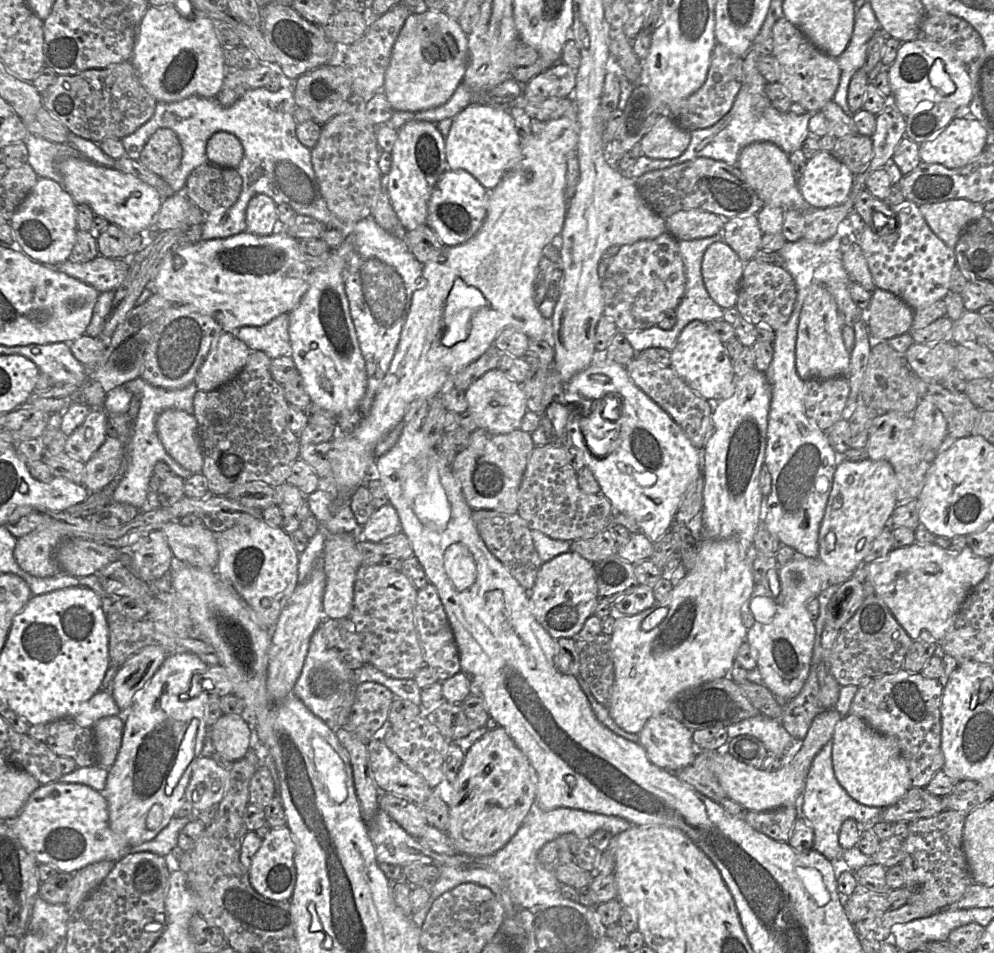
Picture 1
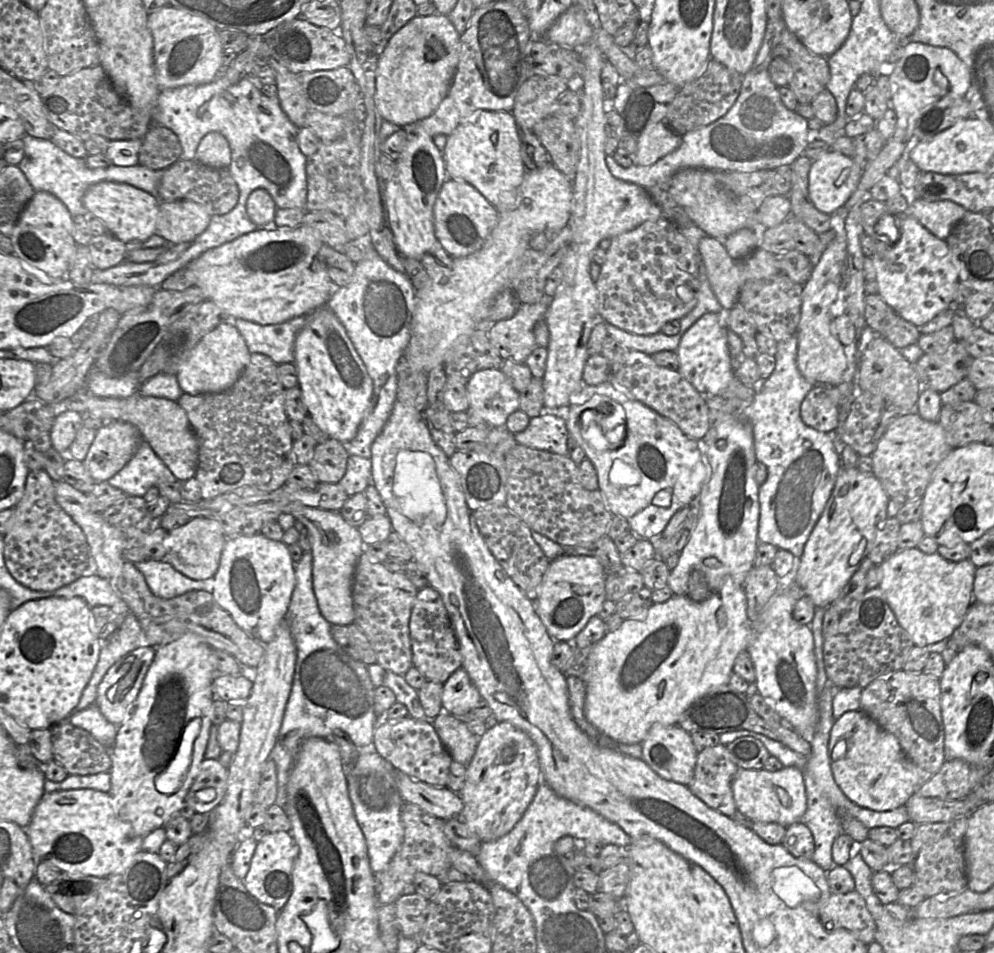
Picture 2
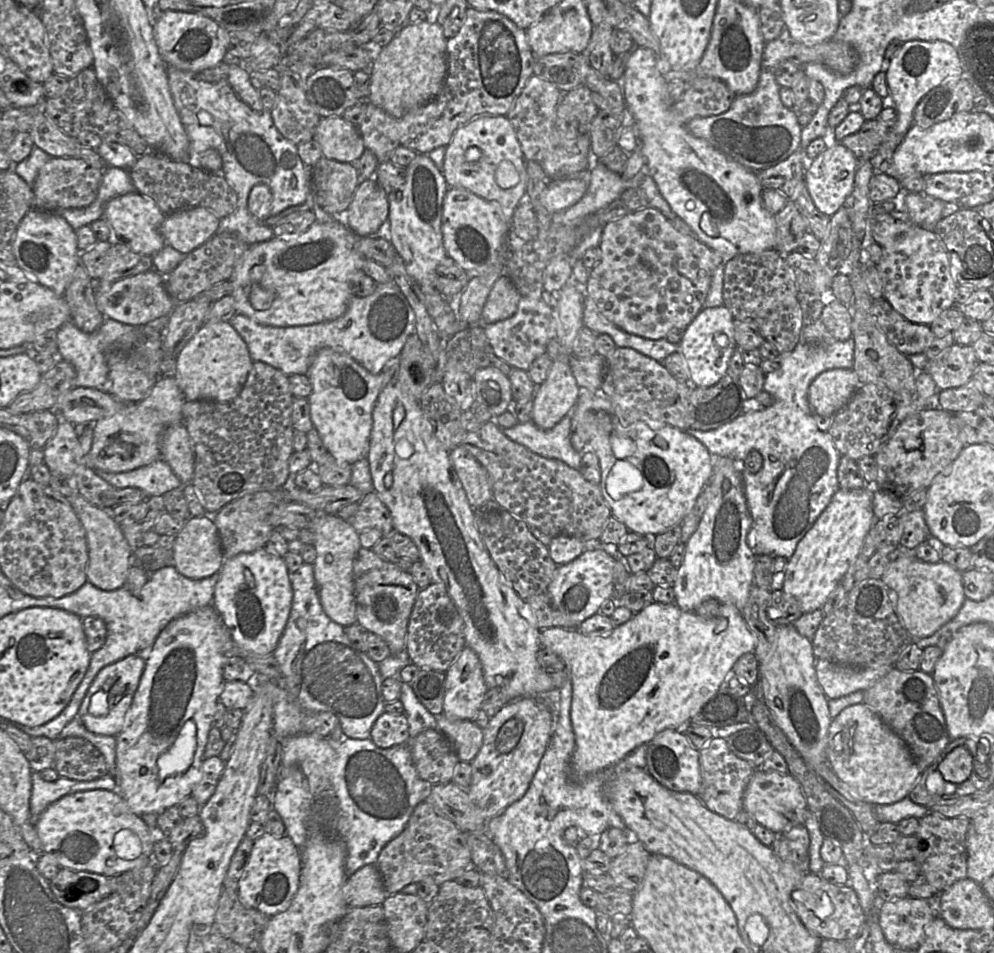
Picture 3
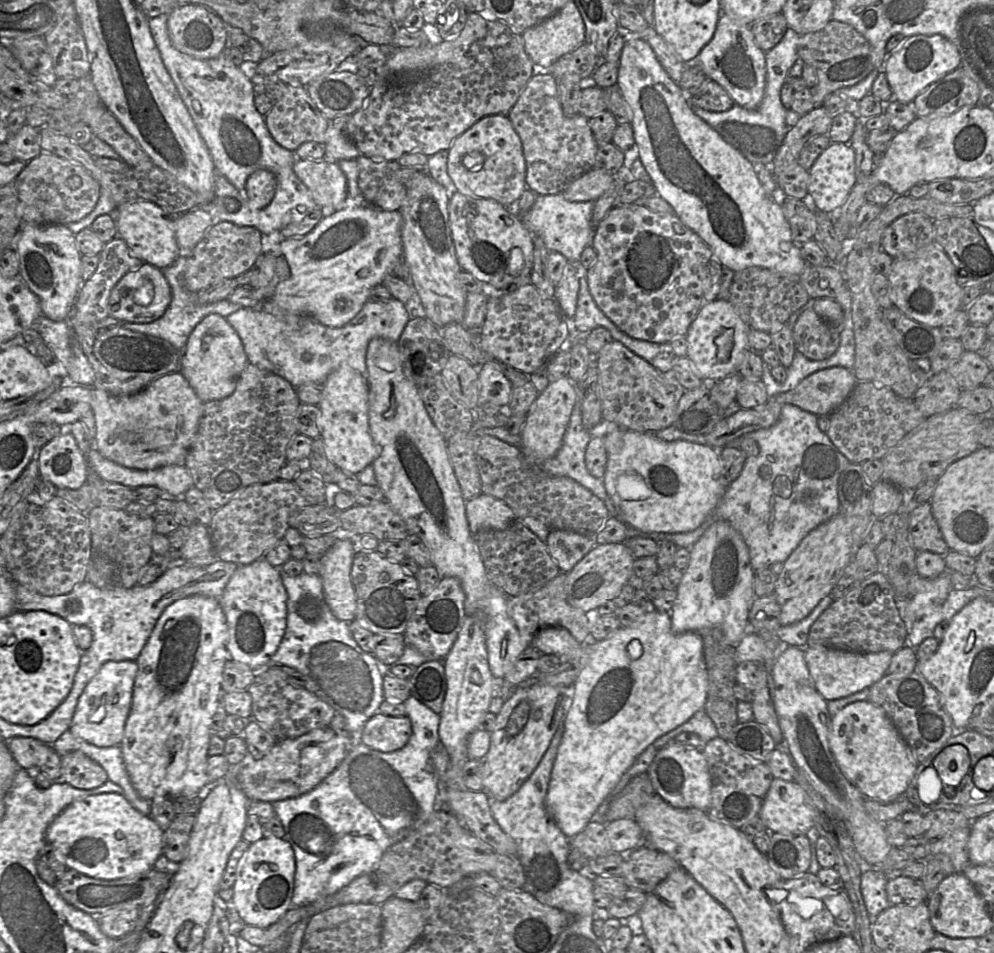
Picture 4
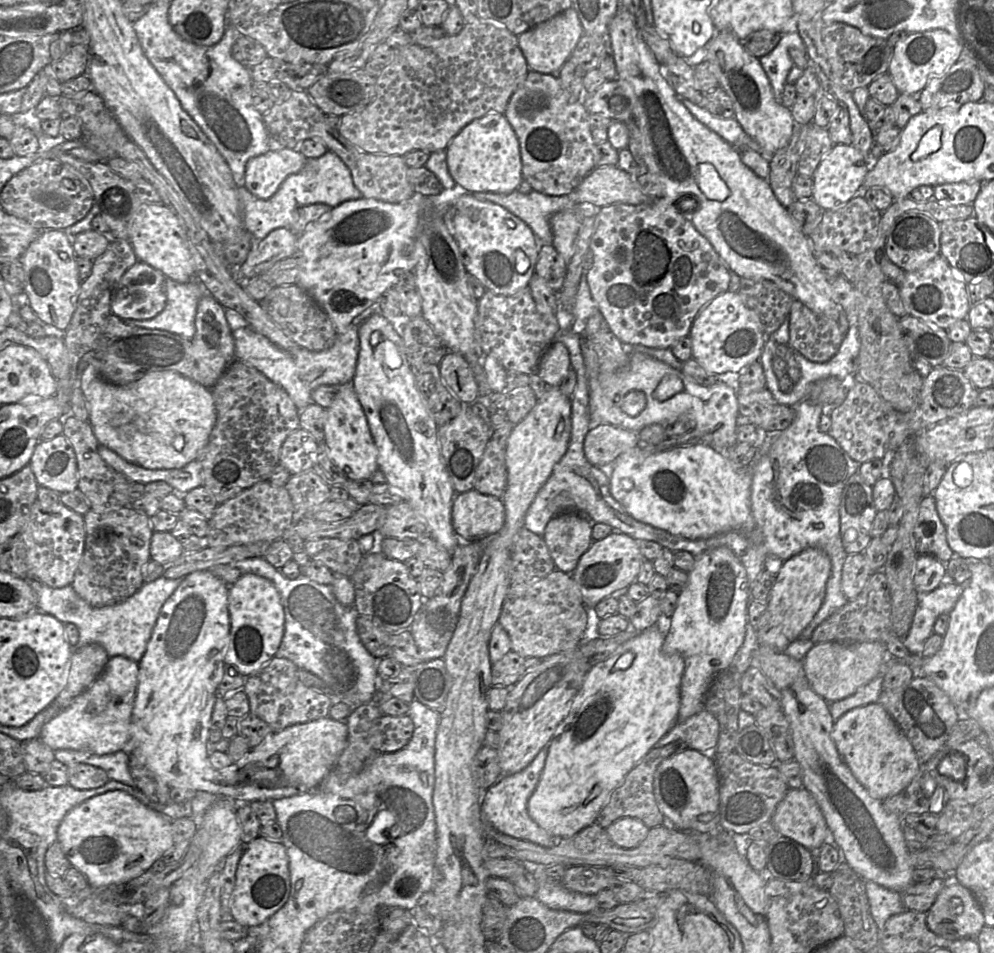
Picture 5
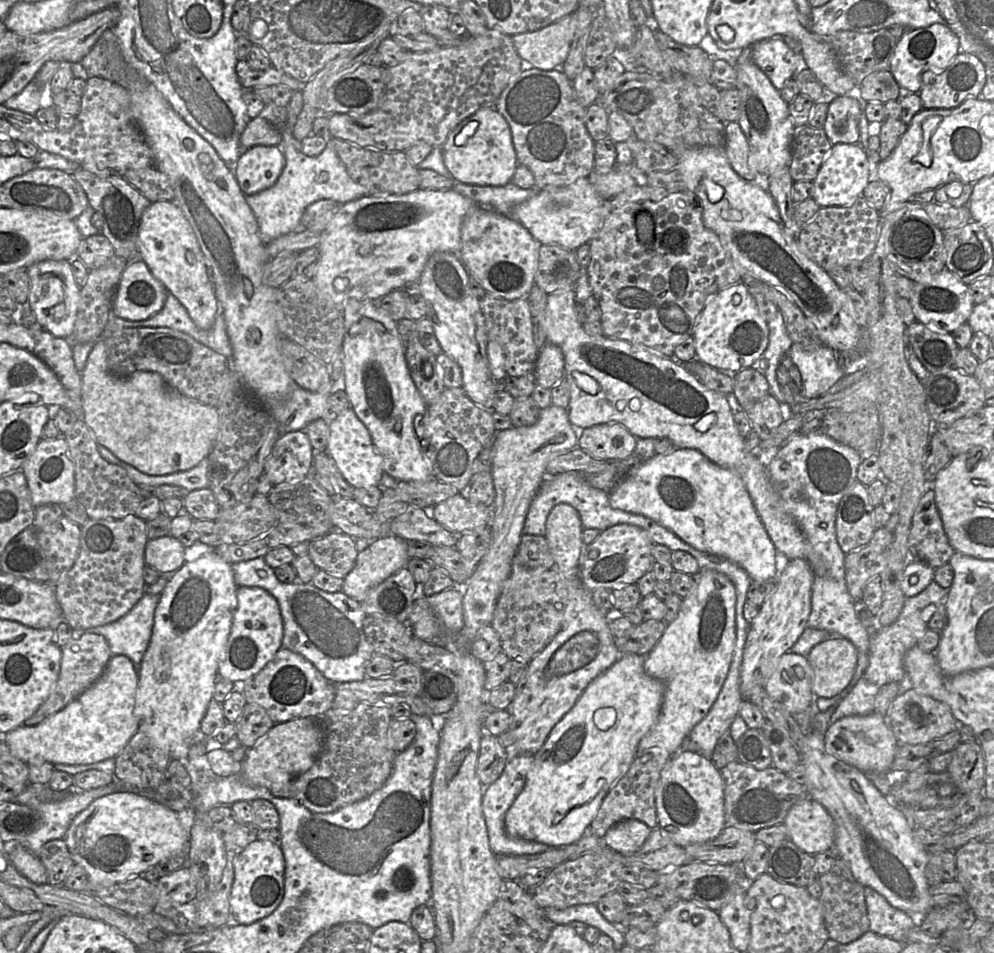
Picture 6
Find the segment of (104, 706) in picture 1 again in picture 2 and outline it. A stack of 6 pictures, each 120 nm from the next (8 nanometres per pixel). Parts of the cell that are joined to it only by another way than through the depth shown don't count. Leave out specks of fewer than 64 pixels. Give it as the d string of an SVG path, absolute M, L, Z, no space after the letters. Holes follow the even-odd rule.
M95 704L74 712L68 721L90 732L108 750L114 747L119 725L109 722Z

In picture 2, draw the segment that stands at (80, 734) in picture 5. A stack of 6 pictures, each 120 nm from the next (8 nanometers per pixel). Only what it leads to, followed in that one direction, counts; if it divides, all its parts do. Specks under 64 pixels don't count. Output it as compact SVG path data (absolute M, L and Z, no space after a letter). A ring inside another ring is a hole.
M139 647L108 669L97 688L95 705L109 722L120 725L125 720L155 654L155 647Z

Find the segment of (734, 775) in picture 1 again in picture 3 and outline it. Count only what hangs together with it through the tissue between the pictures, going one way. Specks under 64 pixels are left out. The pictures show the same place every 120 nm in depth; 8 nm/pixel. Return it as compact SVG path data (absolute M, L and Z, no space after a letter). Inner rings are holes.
M755 769L743 794L743 810L758 824L777 833L804 825L808 807L800 784L791 774Z

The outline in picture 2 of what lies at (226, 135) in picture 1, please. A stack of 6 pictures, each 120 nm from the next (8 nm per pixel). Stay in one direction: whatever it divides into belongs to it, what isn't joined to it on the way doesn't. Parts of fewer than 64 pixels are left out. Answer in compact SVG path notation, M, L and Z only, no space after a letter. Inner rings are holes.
M208 133L198 145L195 160L211 168L228 169L231 163L228 140L221 133Z

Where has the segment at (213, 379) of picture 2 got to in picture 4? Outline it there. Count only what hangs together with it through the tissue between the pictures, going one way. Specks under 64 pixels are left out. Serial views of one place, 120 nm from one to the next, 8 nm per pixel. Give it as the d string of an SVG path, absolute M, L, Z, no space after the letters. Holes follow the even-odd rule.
M215 313L207 315L195 327L182 352L181 373L204 403L230 396L249 363L238 333L225 317Z

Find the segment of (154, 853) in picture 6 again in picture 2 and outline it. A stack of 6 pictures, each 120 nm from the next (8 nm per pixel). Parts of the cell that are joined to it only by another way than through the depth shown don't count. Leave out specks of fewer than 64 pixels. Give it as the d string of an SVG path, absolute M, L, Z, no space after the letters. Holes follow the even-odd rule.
M80 788L44 794L34 810L29 825L23 829L39 862L47 862L61 872L71 874L100 878L118 874L131 864L131 859L136 853L142 851L143 837L135 832L130 823L117 816L110 792L95 789Z

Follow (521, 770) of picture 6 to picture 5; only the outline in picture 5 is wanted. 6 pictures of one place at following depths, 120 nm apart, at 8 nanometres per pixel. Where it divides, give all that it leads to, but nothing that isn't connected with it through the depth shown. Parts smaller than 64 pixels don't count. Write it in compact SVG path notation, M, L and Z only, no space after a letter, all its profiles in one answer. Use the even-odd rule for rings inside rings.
M549 742L544 746L543 749L537 754L534 760L522 771L517 772L512 775L502 776L492 787L488 790L483 791L482 797L482 813L483 819L497 831L511 836L516 839L525 840L532 842L534 844L543 846L543 847L553 847L556 845L557 840L562 840L560 838L554 838L549 835L543 828L541 828L528 814L527 804L530 796L533 794L534 790L537 787L541 773L545 766L546 758L548 755Z

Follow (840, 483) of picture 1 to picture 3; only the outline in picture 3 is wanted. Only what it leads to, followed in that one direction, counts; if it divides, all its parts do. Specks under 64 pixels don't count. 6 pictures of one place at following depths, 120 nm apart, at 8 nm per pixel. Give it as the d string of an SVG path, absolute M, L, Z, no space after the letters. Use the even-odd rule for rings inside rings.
M868 484L866 488L857 490L839 488L826 509L799 541L792 557L788 559L783 571L782 591L798 602L803 614L821 609L830 594L841 584L841 580L850 565L861 554L864 539L873 526L873 519L878 519L875 518L873 511L873 494L878 488L876 484Z

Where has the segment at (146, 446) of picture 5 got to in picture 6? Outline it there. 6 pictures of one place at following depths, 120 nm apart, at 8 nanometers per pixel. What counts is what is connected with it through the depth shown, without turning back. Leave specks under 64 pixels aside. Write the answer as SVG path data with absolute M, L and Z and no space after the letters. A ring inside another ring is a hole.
M98 339L81 373L83 420L97 444L106 447L118 459L148 475L167 475L187 471L205 459L218 436L217 409L180 394L153 371L136 371L127 377L114 375L107 362L107 347Z

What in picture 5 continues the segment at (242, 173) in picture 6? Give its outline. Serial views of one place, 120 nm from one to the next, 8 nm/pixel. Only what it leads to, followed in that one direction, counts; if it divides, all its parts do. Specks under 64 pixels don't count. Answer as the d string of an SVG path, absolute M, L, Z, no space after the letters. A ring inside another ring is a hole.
M279 148L251 158L245 169L243 185L257 198L266 200L272 197L282 182L291 174L299 172L306 157L298 149Z

